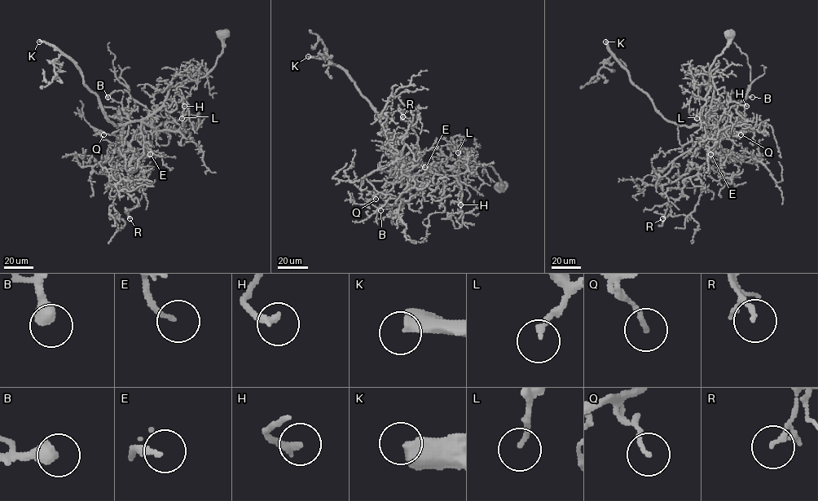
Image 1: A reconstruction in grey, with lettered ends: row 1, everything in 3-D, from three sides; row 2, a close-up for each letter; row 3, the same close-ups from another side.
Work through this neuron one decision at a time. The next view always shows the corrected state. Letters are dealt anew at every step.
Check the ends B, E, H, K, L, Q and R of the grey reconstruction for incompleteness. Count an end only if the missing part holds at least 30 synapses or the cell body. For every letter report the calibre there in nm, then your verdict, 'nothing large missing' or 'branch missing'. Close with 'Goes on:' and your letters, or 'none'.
B: 480 nm | nothing large missing
E: 180 nm | branch missing
H: 280 nm | nothing large missing
K: 550 nm | branch missing
L: 160 nm | nothing large missing
Q: 140 nm | nothing large missing
R: 110 nm | nothing large missing
Goes on: E, K

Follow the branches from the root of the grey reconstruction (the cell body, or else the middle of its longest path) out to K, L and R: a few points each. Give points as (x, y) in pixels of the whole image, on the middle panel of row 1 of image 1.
K: (500, 186), (490, 165), (445, 170), (398, 155), (377, 113), (351, 77), (328, 60), (308, 56)
L: (500, 186), (501, 180), (490, 165), (454, 168), (459, 160), (464, 160), (458, 152)
R: (500, 186), (488, 165), (445, 170), (398, 156), (399, 169), (406, 169), (400, 136), (411, 123), (402, 116)

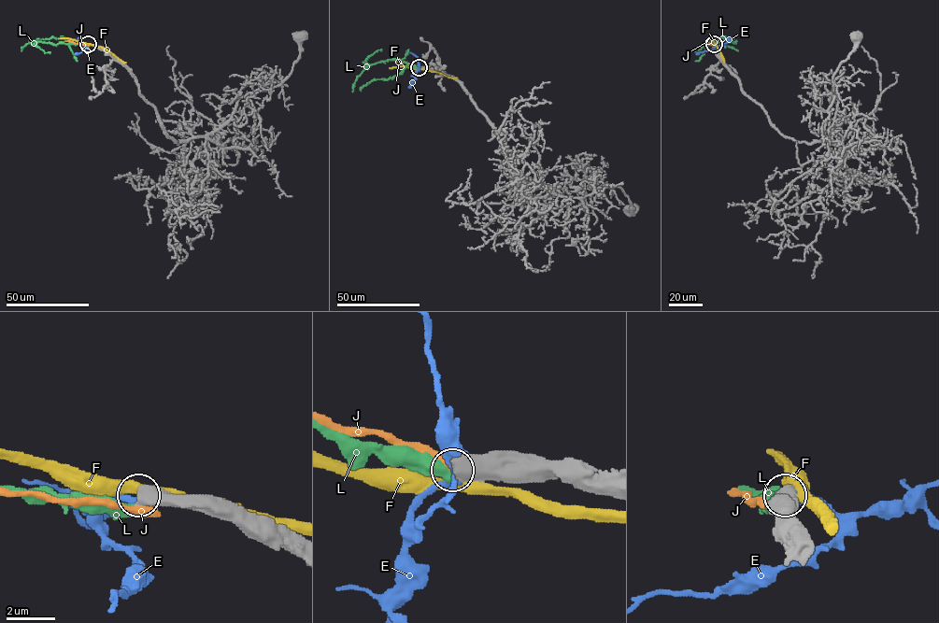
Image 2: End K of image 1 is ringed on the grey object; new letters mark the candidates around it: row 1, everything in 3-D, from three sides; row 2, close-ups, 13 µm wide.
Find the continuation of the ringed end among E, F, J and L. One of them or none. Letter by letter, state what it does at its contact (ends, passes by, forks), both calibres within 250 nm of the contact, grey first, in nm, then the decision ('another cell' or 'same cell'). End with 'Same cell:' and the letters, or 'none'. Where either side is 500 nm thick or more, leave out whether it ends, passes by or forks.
E: 700/280 nm | another cell
F: 700/440 nm | another cell
J: 750/500 nm | another cell
L: 700/460 nm | another cell
Same cell: none

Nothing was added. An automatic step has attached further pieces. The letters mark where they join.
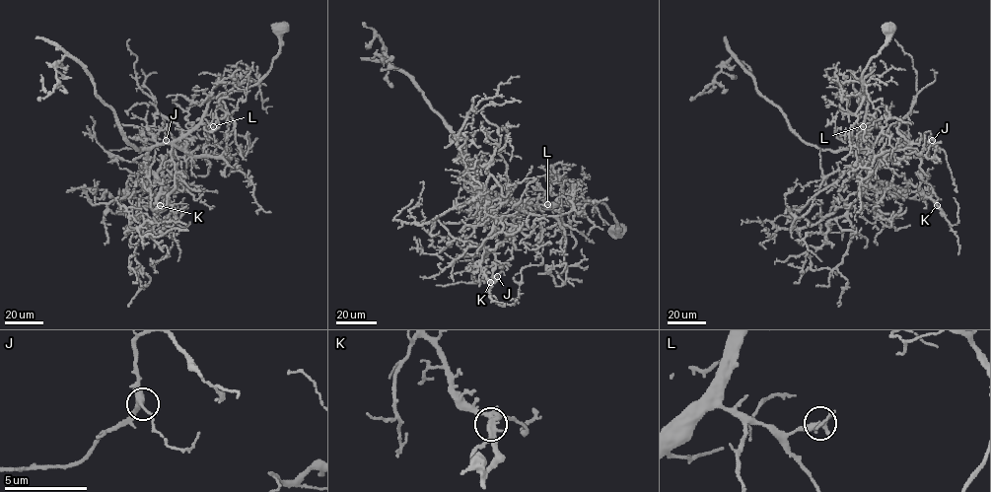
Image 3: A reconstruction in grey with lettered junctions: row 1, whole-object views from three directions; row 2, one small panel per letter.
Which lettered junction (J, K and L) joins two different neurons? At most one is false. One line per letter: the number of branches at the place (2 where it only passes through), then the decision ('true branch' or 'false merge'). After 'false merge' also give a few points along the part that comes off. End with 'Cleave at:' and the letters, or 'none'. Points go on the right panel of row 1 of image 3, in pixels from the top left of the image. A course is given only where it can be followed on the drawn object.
J: 3 | true branch
K: 2 | true branch
L: 2 | true branch
Cleave at: none

